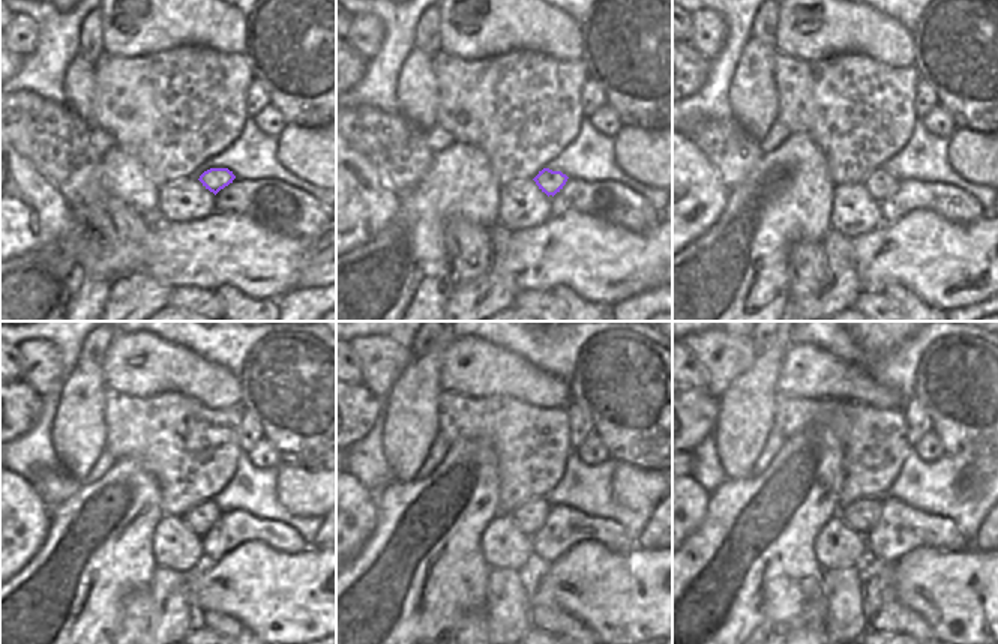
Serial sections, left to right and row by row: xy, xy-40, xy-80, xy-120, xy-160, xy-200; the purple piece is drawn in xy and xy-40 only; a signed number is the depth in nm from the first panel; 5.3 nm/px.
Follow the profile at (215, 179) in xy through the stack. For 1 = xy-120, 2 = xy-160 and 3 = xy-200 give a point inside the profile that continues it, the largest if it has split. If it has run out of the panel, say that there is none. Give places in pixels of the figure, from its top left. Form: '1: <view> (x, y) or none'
1: xy-120 (200, 518)
2: xy-160 (529, 517)
3: xy-200 (862, 515)

